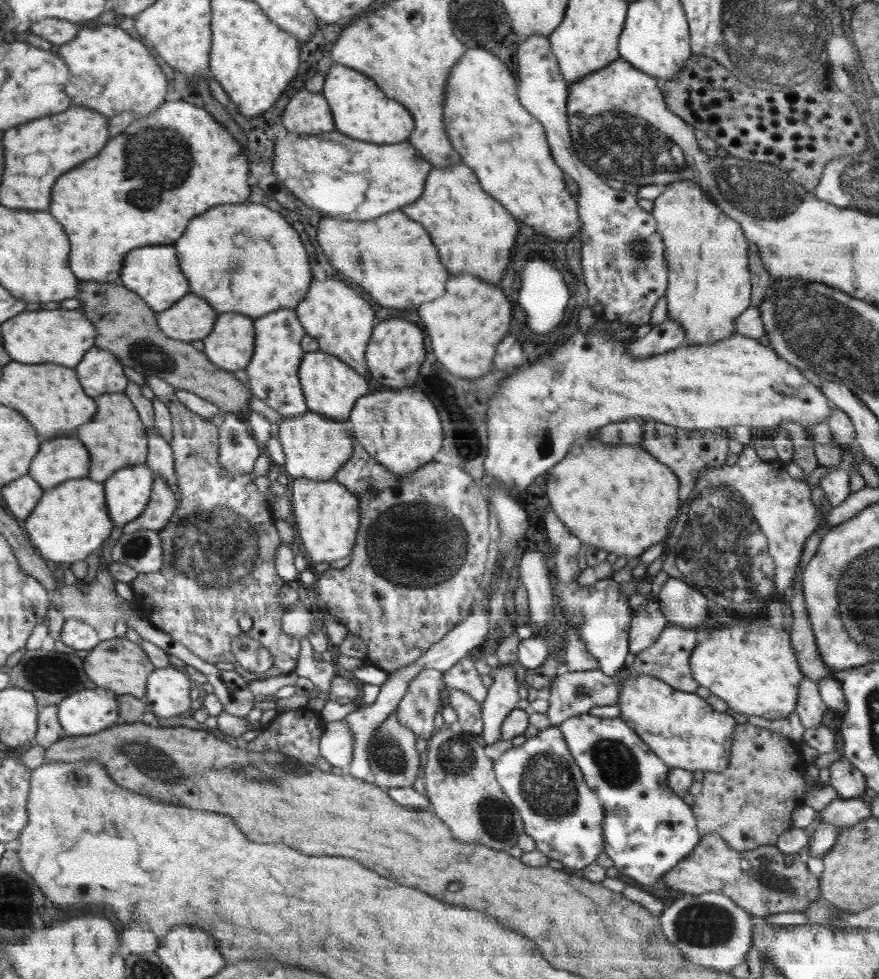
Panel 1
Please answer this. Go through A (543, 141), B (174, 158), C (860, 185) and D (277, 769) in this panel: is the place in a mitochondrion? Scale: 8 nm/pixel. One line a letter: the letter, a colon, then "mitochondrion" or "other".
A: other
B: mitochondrion
C: mitochondrion
D: mitochondrion

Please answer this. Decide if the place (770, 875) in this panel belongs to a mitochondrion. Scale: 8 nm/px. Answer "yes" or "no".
yes

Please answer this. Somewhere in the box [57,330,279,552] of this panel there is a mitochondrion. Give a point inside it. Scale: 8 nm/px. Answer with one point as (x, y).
(162, 362)

